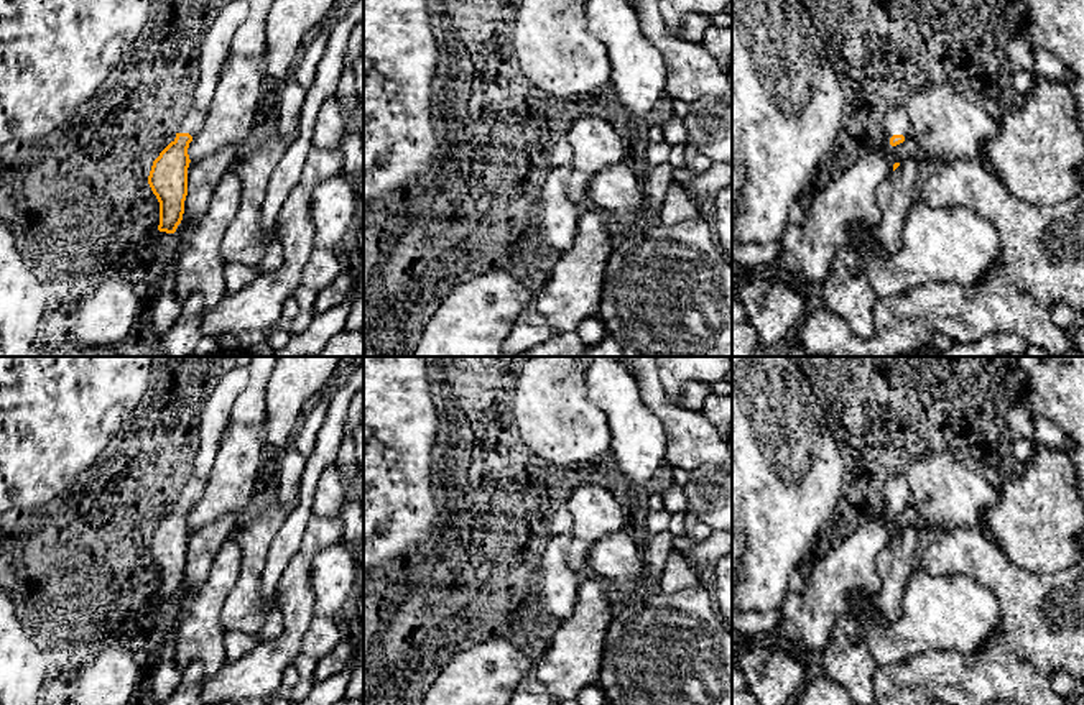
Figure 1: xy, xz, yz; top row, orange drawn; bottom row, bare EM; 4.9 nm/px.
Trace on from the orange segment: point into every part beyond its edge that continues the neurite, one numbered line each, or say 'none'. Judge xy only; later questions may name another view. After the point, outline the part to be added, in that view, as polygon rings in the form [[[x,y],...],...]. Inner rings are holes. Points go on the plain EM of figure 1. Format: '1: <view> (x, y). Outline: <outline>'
1: xy (193, 490). Outline: [[[191,477],[179,493],[178,501],[189,501],[192,506],[201,500],[207,478]]]

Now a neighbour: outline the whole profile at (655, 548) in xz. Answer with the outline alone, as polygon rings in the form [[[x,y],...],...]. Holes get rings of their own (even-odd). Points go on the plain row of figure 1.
[[[669,529],[656,534],[640,534],[640,547],[643,554],[643,582],[637,595],[642,598],[651,590],[658,590],[666,560],[674,549],[674,536]]]

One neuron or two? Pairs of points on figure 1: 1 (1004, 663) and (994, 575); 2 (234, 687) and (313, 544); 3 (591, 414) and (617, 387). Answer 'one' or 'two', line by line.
1: one
2: one
3: two

